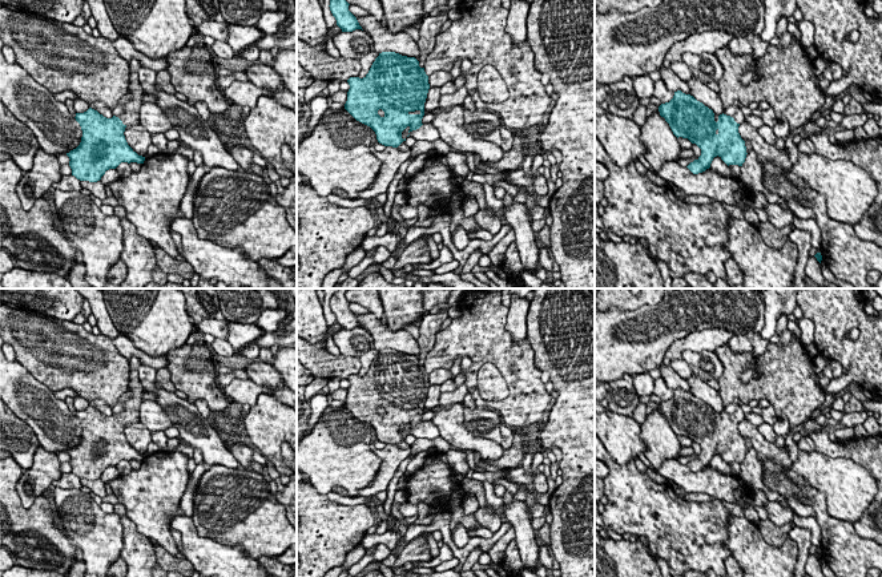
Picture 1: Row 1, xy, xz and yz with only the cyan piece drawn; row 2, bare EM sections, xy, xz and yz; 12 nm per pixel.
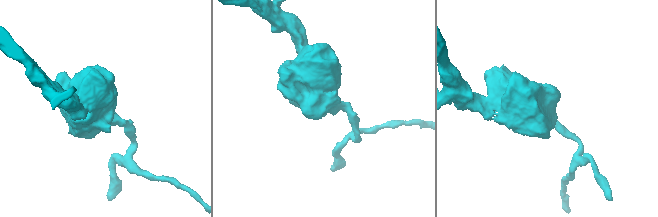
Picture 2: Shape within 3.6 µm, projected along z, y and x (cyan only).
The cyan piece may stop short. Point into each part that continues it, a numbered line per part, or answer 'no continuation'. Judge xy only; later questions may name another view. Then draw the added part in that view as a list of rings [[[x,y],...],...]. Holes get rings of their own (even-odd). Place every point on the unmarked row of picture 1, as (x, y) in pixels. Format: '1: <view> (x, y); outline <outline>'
1: xy (131, 414); outline [[[137,356],[129,359],[129,384],[130,398],[124,402],[124,409],[118,415],[124,423],[138,423],[140,421],[140,405],[142,403],[144,388],[138,380],[138,367],[141,360]]]

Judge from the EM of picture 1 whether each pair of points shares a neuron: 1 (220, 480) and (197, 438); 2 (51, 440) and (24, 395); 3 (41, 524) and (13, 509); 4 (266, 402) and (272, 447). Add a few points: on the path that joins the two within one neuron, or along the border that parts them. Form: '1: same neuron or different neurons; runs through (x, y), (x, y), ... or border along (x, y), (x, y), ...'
1: different neurons; border along (210, 465), (237, 468)
2: same neuron; runs through (51, 430), (51, 422), (35, 406)
3: same neuron; runs through (35, 524), (28, 524), (20, 516)
4: same neuron; runs through (268, 412), (268, 436)

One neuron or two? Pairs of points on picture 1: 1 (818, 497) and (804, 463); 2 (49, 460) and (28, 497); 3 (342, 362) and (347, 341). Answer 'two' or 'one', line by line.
1: two
2: one
3: two

